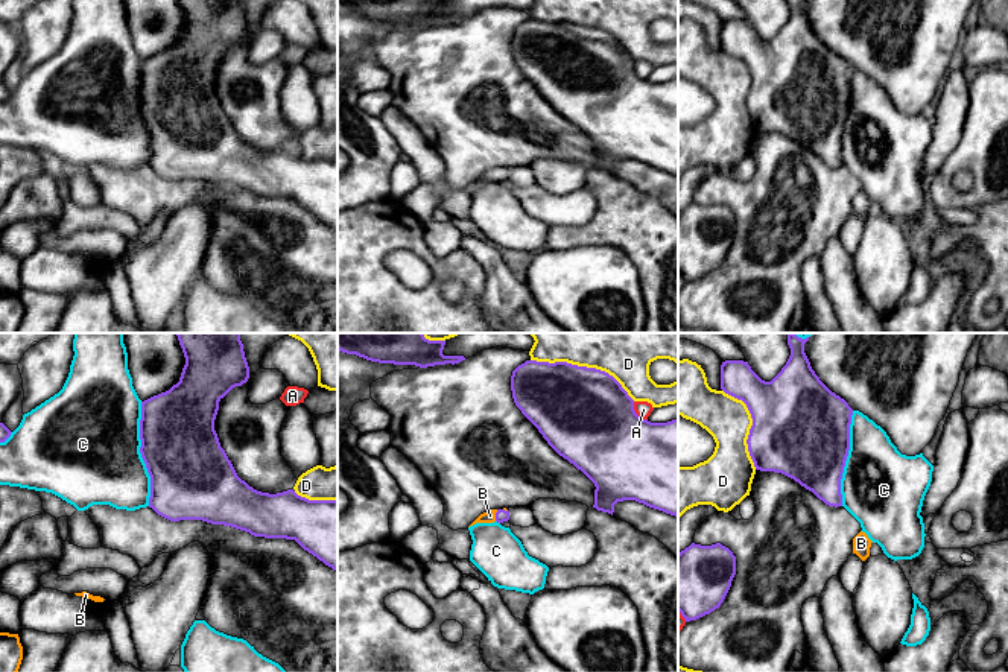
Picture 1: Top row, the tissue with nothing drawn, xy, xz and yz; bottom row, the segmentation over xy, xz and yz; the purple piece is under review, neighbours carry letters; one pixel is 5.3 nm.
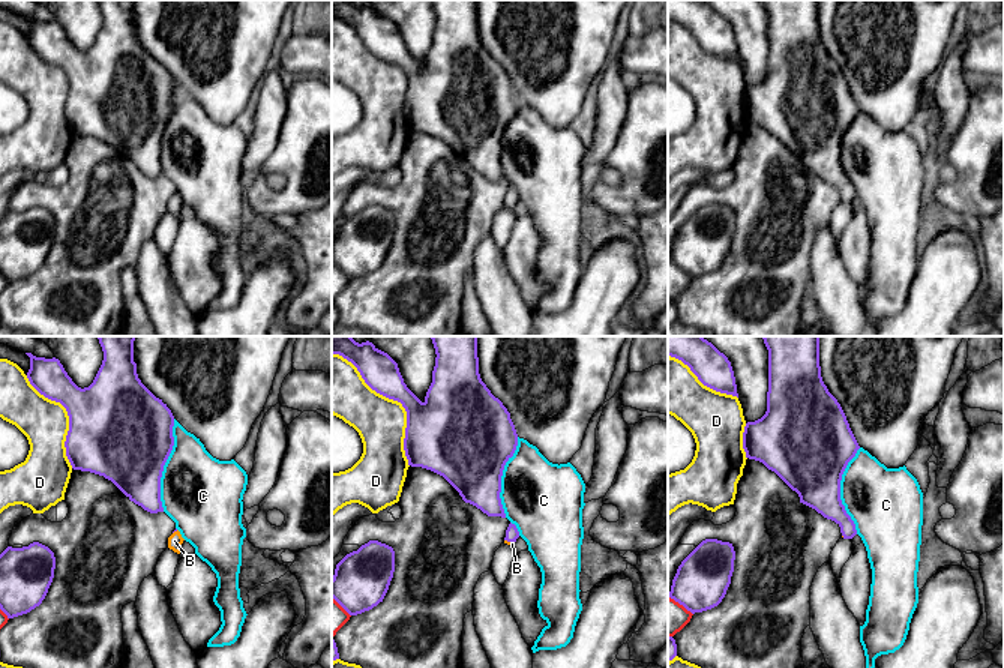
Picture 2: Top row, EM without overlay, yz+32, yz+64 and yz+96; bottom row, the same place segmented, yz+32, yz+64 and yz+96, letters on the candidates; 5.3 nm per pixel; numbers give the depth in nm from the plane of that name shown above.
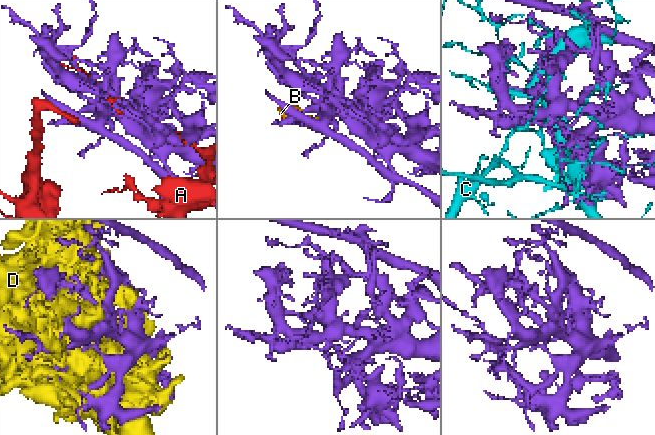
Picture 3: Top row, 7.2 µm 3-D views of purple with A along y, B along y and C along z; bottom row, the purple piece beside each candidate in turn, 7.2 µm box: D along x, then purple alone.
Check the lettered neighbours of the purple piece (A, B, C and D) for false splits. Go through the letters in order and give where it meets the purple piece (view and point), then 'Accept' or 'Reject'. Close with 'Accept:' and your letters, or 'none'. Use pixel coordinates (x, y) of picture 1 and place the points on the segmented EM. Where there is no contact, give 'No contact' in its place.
A: Touches purple at xz (634, 412). Reject
B: Touches purple at xz (496, 516). Accept
C: Touches purple at xy (140, 452). Reject
D: Touches purple at xz (584, 367). Reject
Accept: B

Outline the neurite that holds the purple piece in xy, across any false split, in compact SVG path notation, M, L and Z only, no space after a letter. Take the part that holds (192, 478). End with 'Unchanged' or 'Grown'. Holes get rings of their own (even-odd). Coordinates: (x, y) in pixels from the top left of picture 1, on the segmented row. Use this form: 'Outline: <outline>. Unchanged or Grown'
Outline: M176 333L185 365L179 382L169 391L141 401L140 453L151 476L149 508L170 520L202 520L231 526L254 537L295 540L304 550L338 572L338 500L309 500L293 490L277 494L262 493L242 480L214 430L219 401L249 379L240 333Z. Unchanged

